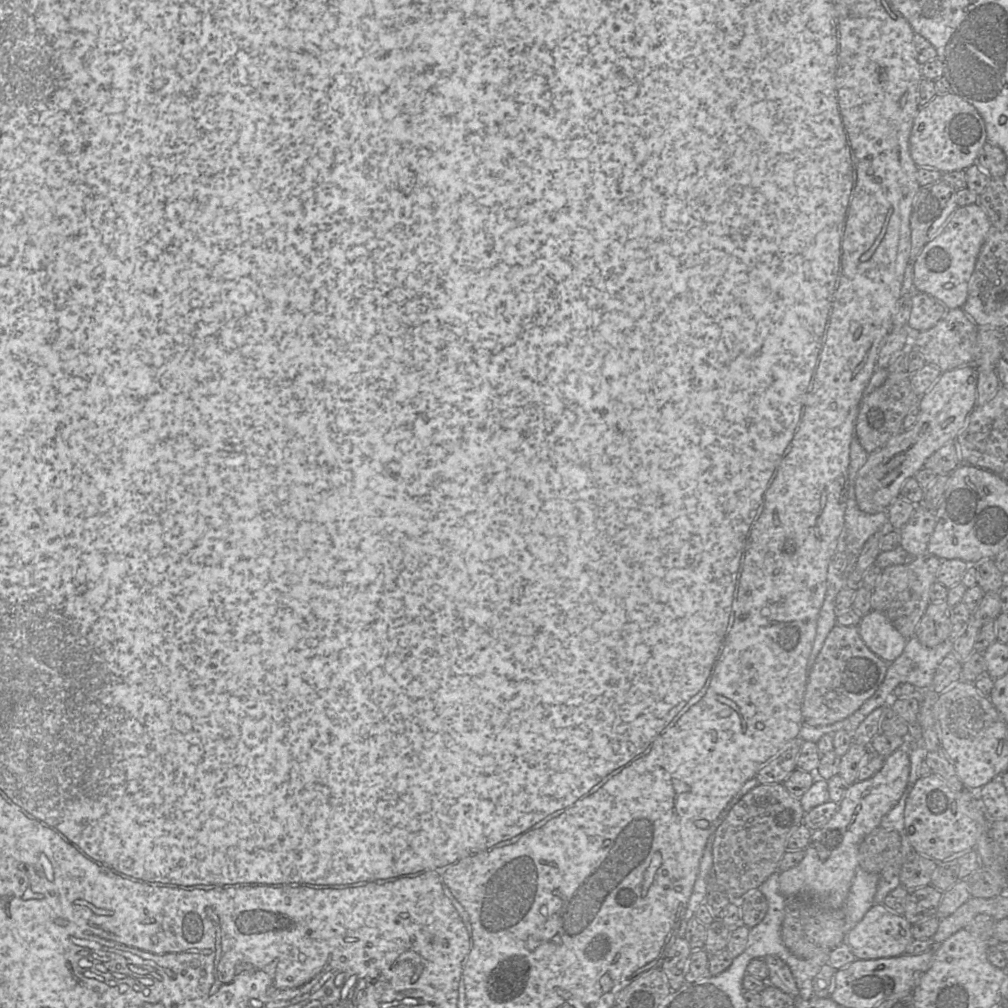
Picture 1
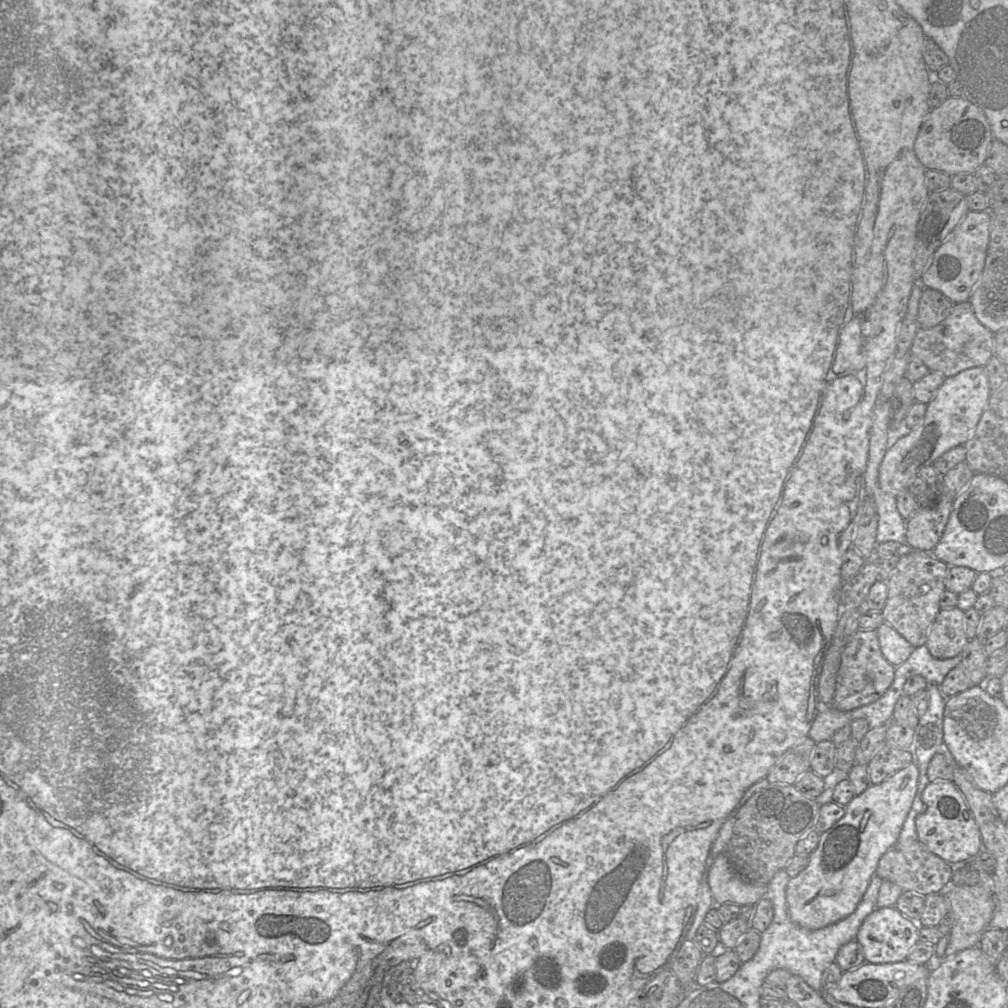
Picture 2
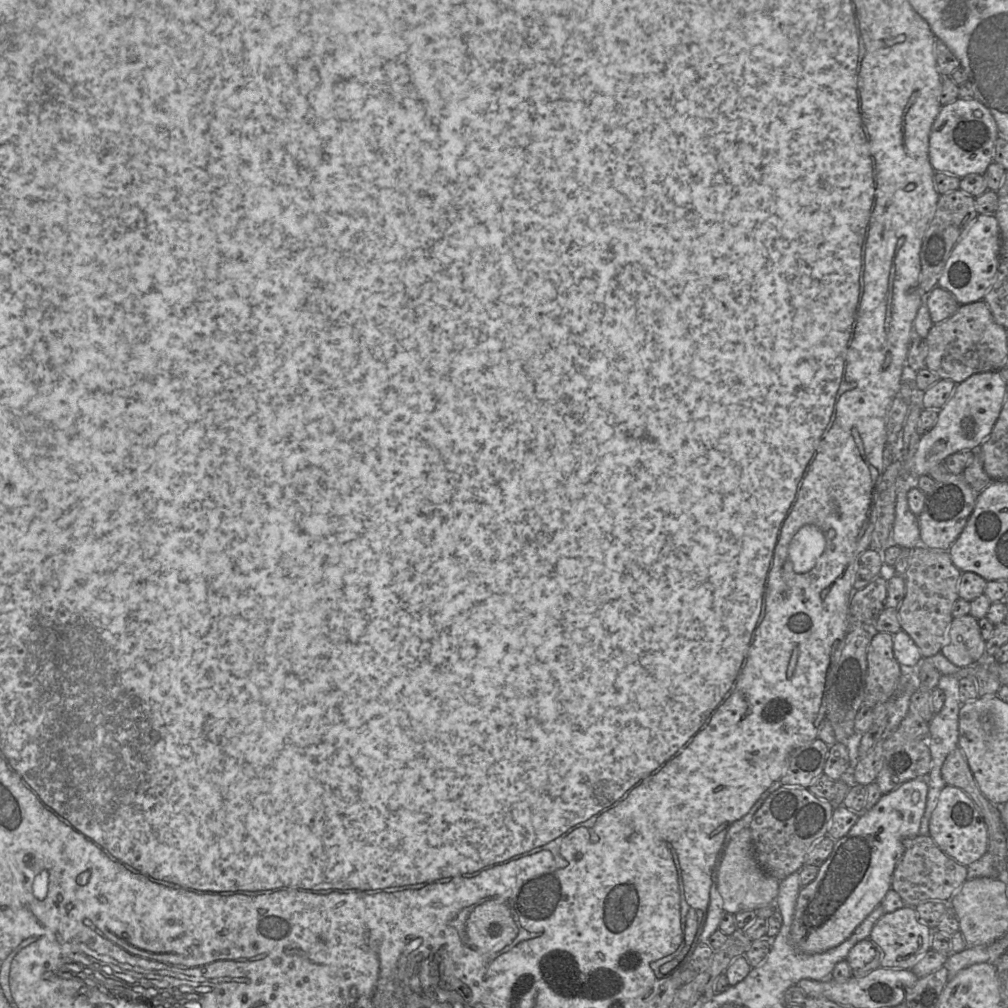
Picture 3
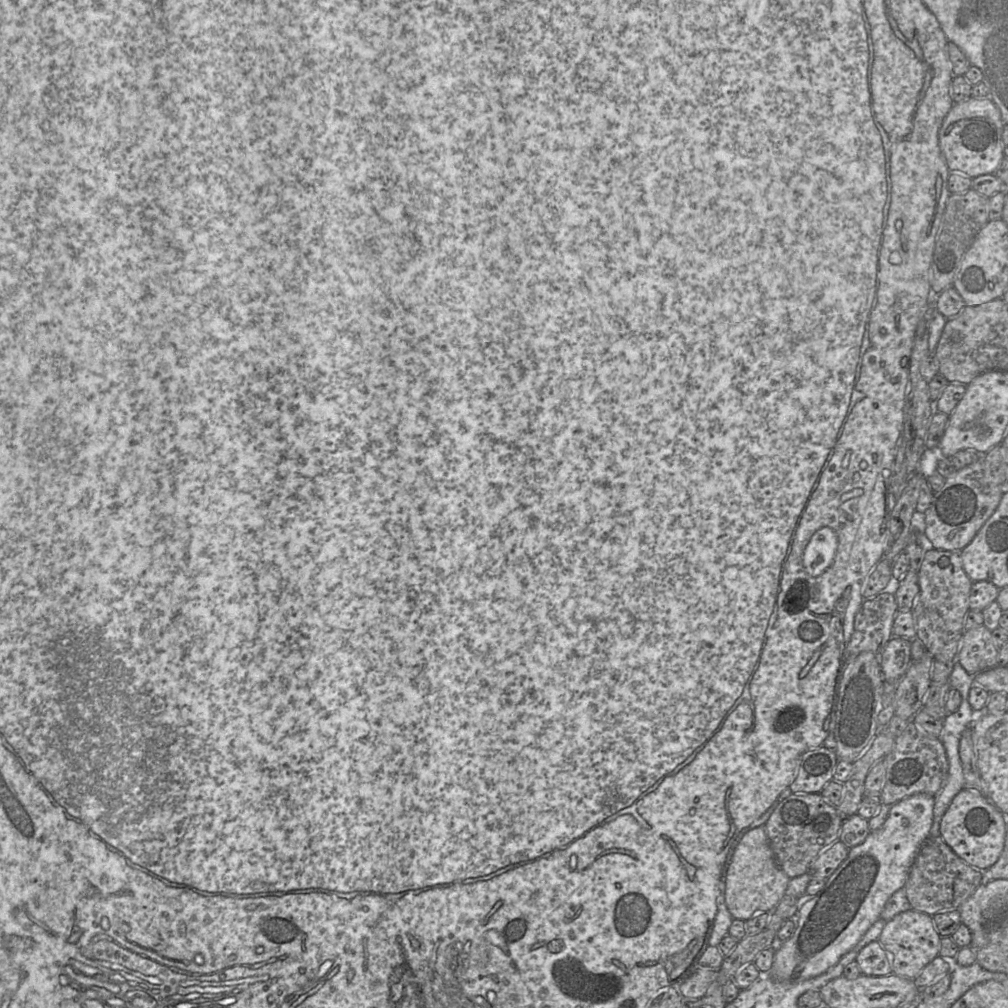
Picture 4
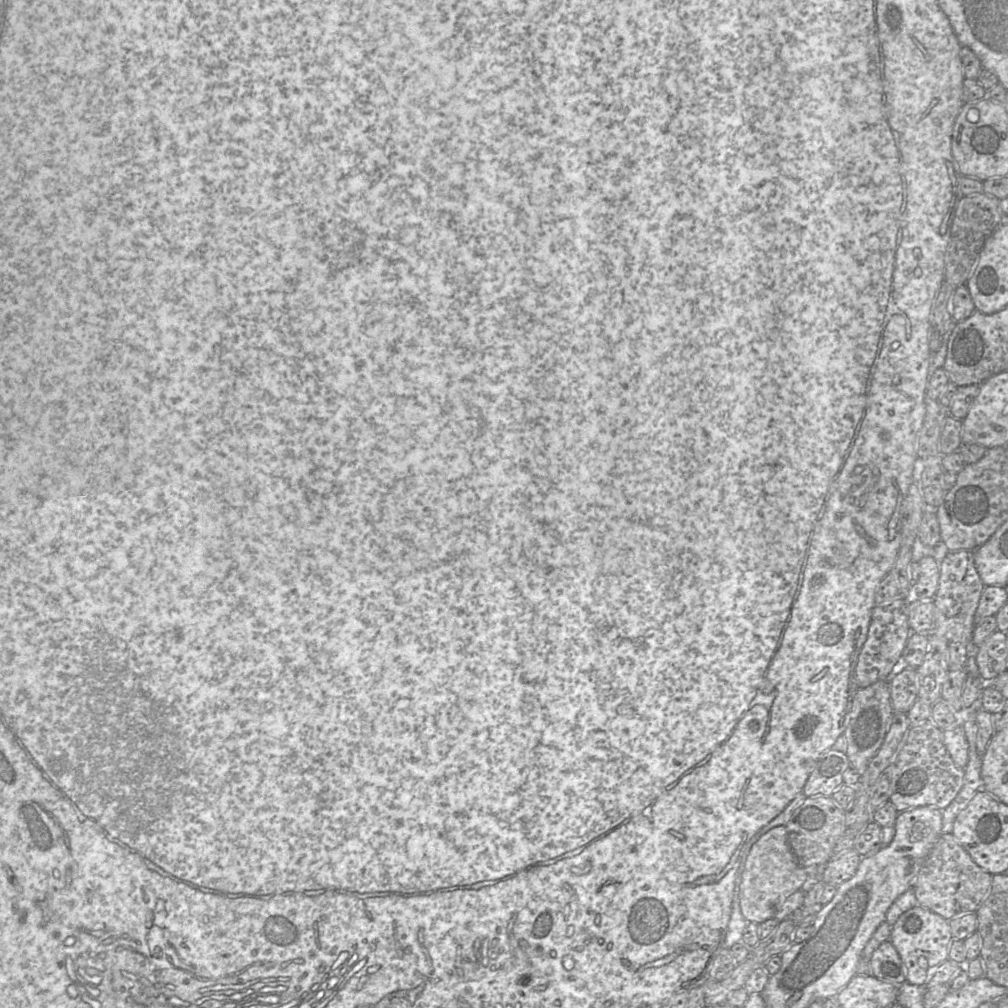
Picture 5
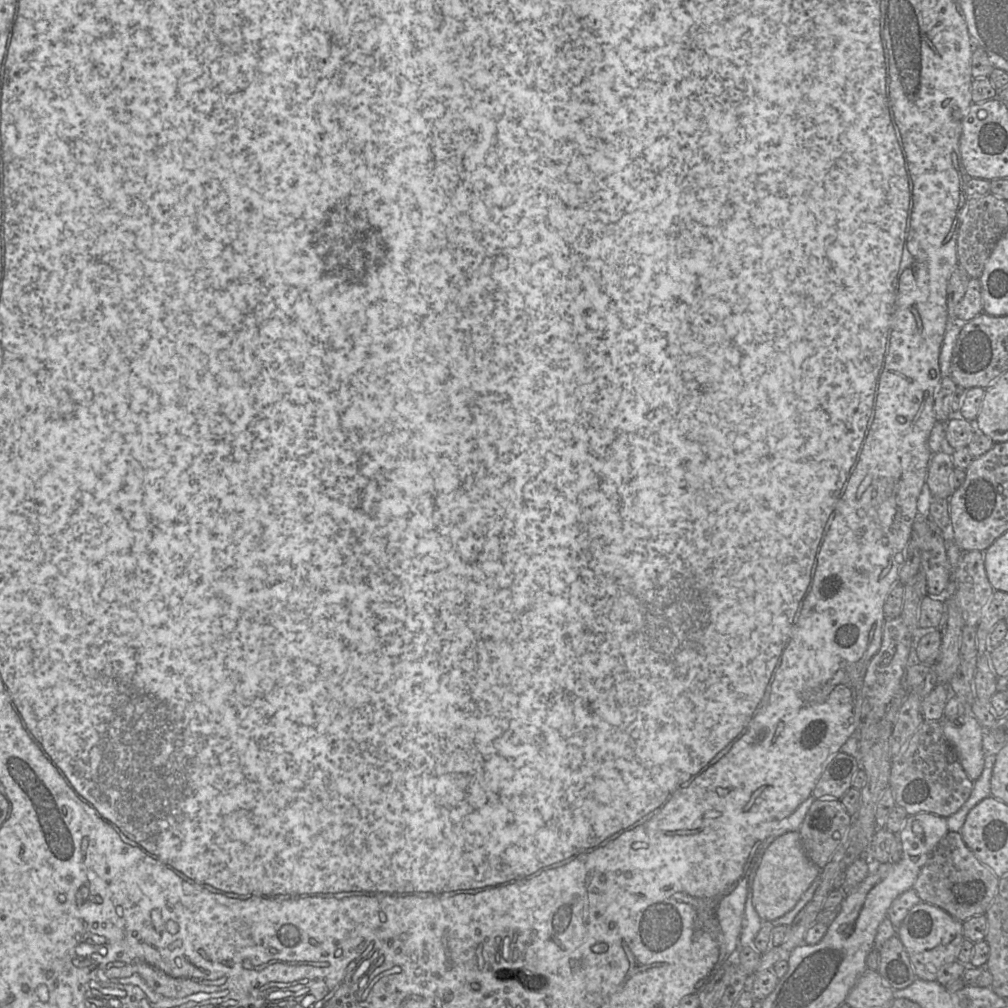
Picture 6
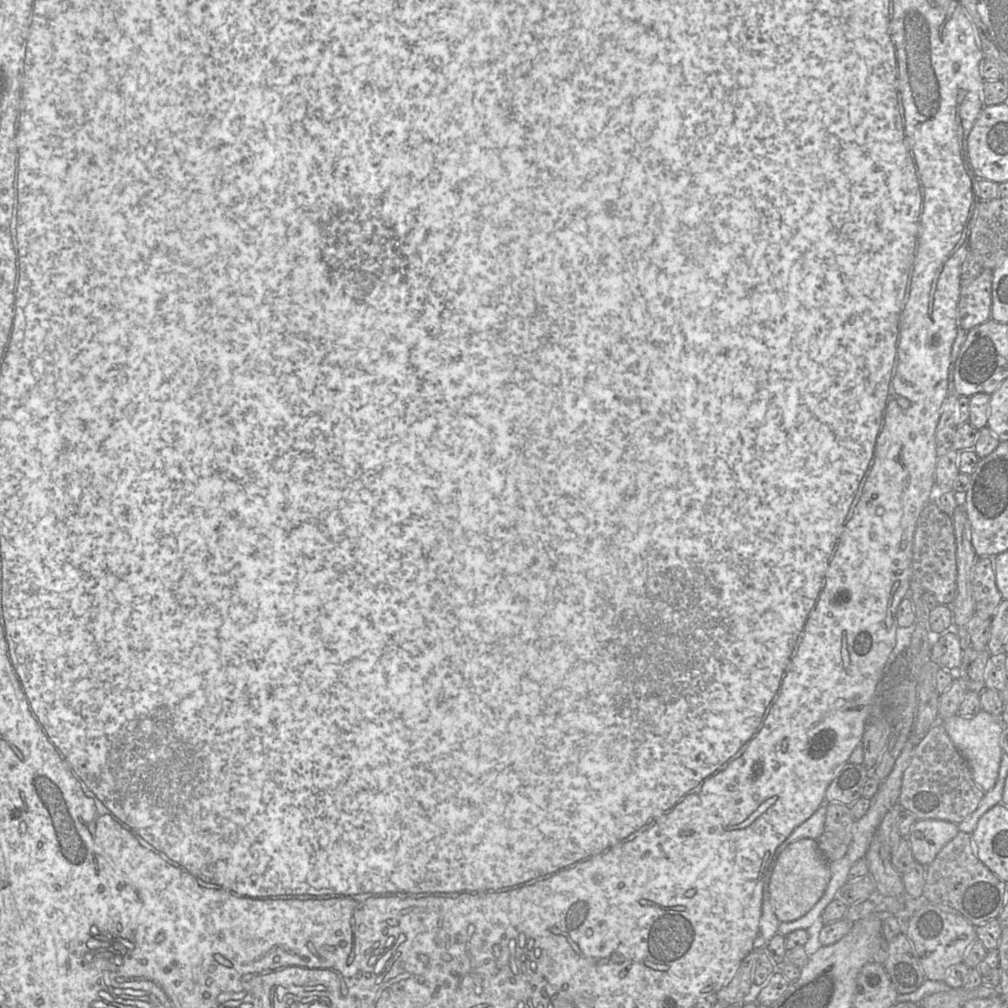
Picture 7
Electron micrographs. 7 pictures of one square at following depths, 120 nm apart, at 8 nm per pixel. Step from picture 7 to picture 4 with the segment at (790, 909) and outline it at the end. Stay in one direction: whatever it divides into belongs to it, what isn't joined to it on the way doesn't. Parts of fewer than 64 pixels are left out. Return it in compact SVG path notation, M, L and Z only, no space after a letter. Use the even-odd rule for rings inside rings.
M764 826L753 827L742 832L730 848L722 868L720 891L724 894L725 904L732 917L746 921L756 914L772 911L784 898L790 879L775 863Z

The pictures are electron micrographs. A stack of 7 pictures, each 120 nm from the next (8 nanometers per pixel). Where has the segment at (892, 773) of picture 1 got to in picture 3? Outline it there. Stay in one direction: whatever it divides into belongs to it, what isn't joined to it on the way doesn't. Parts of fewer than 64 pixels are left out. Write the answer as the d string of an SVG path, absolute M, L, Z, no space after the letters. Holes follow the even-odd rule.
M913 779L883 794L874 807L860 815L858 822L844 837L835 841L831 854L819 867L817 877L799 891L791 926L791 940L796 949L816 954L840 945L880 905L891 889L893 872L903 855L905 841L919 835L928 790L928 781Z

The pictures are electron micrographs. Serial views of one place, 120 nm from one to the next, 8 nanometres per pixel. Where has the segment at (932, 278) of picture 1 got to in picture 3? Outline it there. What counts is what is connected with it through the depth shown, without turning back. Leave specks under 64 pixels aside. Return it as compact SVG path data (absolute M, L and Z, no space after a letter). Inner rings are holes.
M978 214L955 245L938 280L938 287L949 291L959 305L983 301L996 279L1000 247L1000 228L995 216Z

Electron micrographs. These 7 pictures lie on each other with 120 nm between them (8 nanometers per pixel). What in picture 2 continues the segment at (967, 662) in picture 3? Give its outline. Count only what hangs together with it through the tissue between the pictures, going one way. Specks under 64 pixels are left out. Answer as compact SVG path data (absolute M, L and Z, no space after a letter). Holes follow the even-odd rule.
M955 607L939 611L929 630L925 646L933 657L950 659L960 655L969 640L964 612Z

